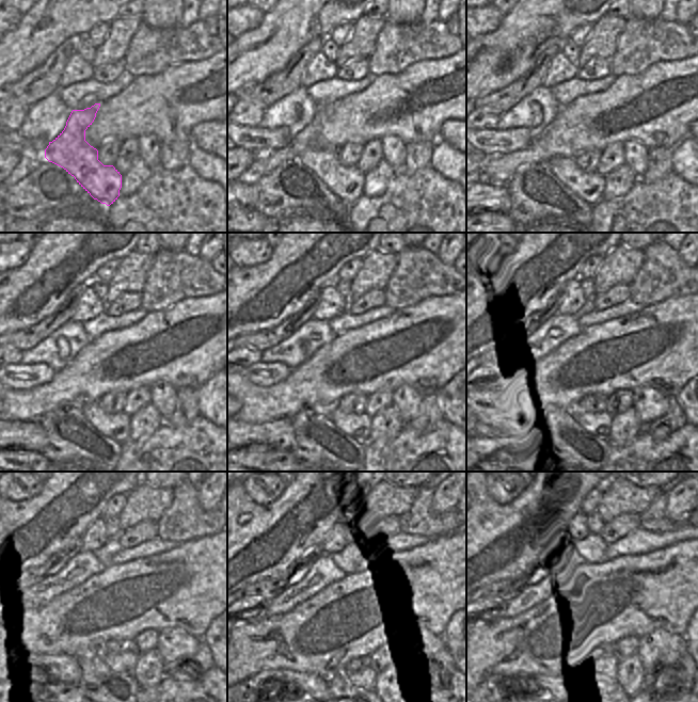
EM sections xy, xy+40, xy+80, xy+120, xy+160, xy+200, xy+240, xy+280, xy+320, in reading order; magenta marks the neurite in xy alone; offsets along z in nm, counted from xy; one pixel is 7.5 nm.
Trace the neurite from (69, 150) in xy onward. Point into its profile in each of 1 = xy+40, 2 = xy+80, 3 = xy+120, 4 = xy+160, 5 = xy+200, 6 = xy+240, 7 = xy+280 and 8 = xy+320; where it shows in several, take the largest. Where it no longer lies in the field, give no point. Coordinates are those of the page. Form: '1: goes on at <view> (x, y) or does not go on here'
1: goes on at xy+40 (347, 182)
2: goes on at xy+80 (589, 186)
3: goes on at xy+120 (116, 426)
4: goes on at xy+160 (359, 427)
5: goes on at xy+200 (599, 424)
6: goes on at xy+240 (124, 663)
7: goes on at xy+280 (365, 677)
8: goes on at xy+320 (605, 676)

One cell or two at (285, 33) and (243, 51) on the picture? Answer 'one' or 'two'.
one

